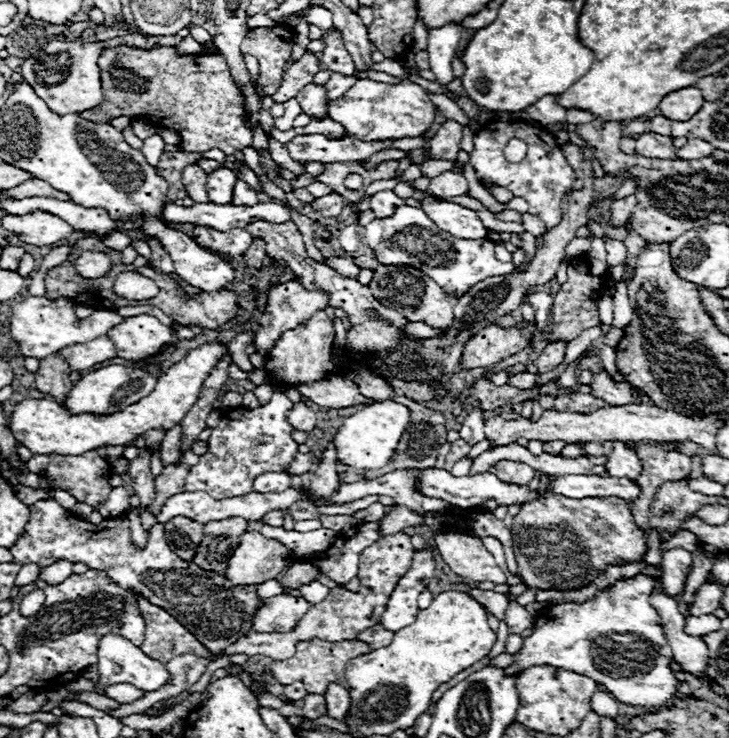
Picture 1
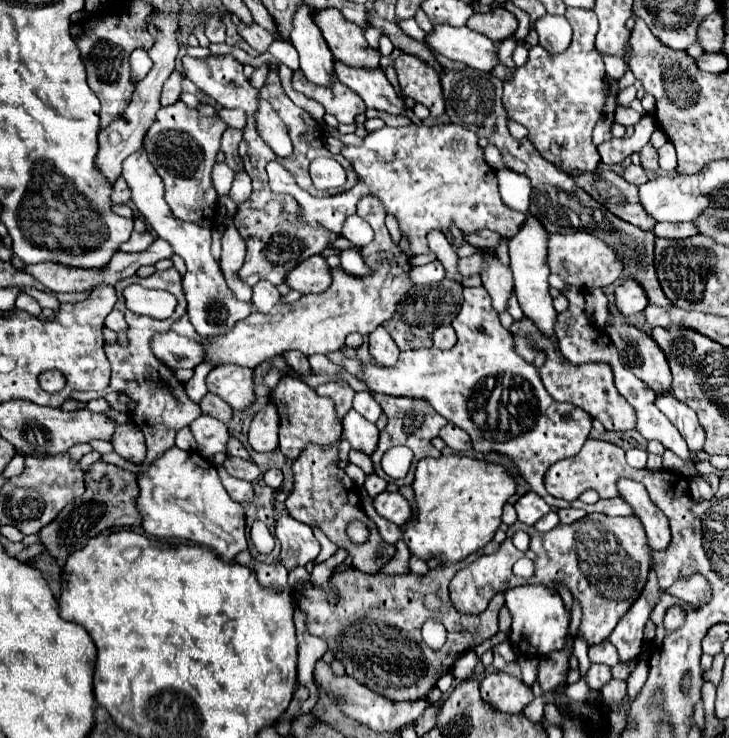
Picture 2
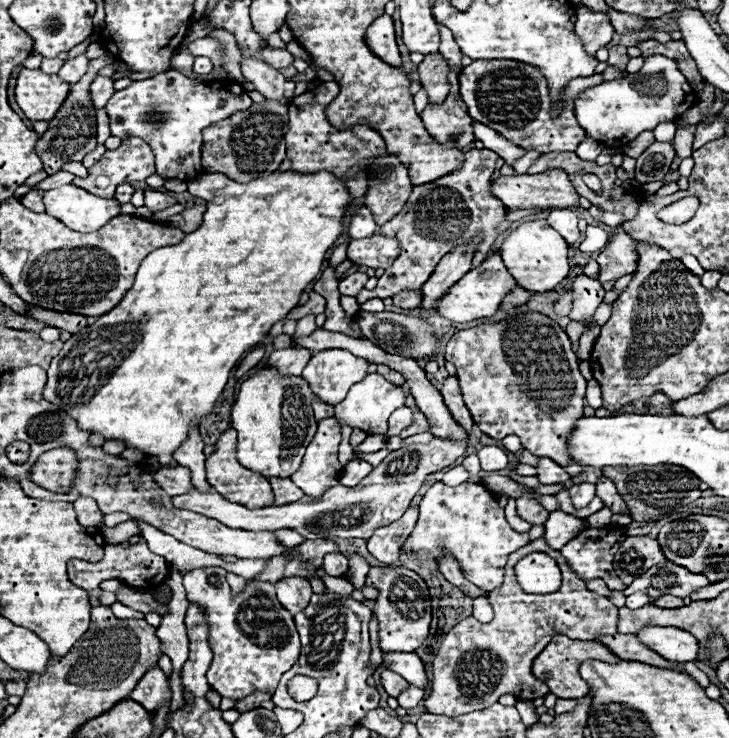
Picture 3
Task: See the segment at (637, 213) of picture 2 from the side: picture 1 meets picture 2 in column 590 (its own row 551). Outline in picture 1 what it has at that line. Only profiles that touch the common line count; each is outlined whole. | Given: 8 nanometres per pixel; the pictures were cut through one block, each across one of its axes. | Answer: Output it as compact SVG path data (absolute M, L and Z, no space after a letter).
M178 516L170 522L164 524L166 526L166 540L172 552L176 552L182 560L192 562L198 550L198 544L202 542L204 536L204 526L202 524L194 524L194 520L186 520L184 516Z

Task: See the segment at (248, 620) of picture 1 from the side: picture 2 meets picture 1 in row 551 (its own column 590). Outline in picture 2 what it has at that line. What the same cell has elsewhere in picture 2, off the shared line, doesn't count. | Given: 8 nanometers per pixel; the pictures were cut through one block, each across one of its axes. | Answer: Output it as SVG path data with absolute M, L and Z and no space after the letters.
M571 7L566 8L565 17L574 28L574 38L566 52L552 56L548 50L534 46L526 66L508 68L498 64L490 74L506 78L502 94L504 110L508 118L528 128L528 140L548 162L564 170L578 168L582 172L594 172L600 164L600 156L592 144L592 130L606 104L606 70L602 56L594 48L598 18L594 18L592 10Z

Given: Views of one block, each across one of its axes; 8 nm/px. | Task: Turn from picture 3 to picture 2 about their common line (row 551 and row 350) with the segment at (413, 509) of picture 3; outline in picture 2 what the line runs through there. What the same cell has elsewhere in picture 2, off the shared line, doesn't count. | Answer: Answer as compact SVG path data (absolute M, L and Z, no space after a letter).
M378 326L378 328L370 334L368 350L370 350L370 356L374 358L374 362L376 362L378 366L394 368L394 366L398 364L400 350L398 350L398 346L394 344L394 340L390 338L390 334L388 334L382 326Z

